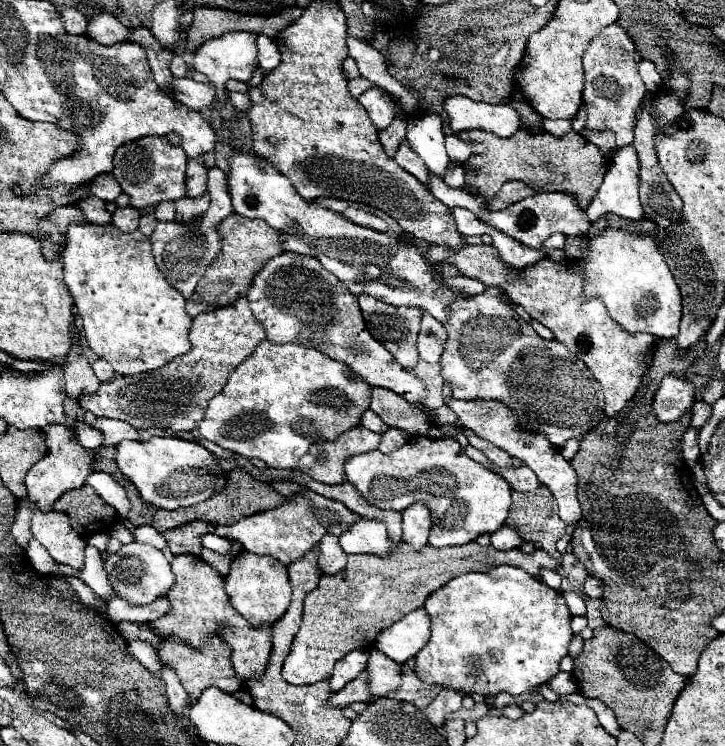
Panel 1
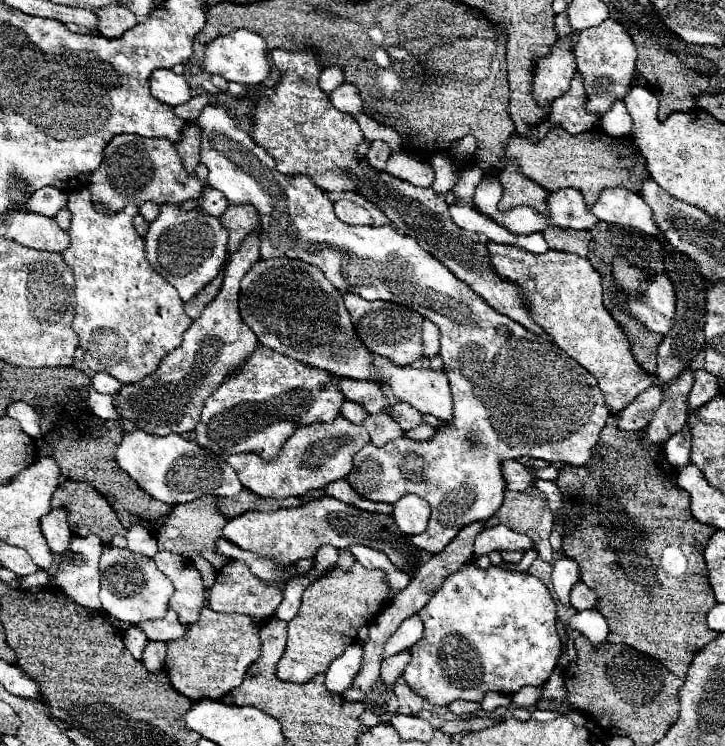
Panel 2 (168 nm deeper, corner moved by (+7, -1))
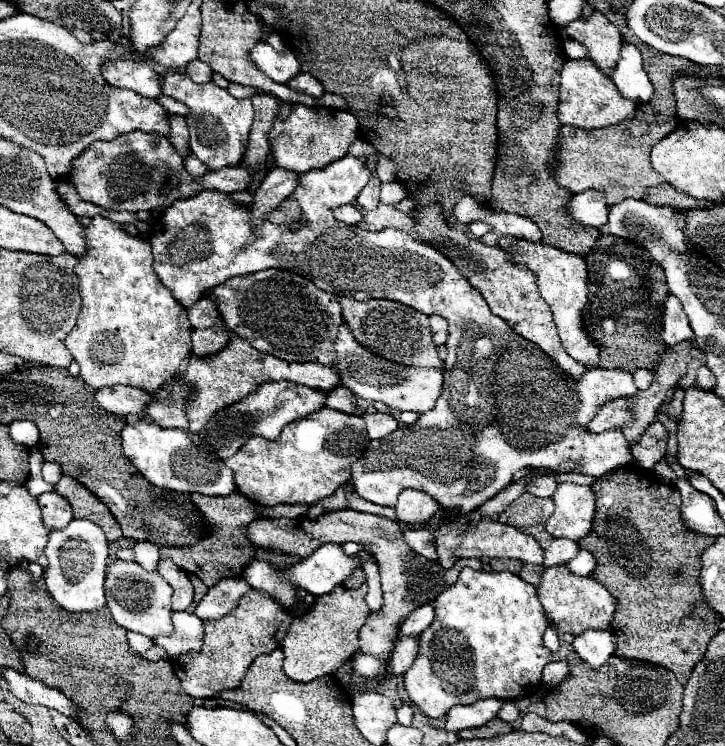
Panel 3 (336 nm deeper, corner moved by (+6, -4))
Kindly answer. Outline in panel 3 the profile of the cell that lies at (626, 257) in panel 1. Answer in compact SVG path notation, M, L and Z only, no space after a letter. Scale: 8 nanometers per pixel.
M668 296L664 304L664 342L666 346L676 346L680 342L692 344L692 328L688 316L682 310L682 304L676 296Z

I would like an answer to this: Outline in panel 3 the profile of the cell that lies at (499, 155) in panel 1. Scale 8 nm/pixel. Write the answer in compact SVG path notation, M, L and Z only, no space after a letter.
M638 104L632 120L624 120L624 124L582 130L572 126L562 126L560 130L560 160L554 164L554 178L560 186L570 192L584 190L602 190L606 194L608 206L614 206L626 198L644 198L648 188L660 186L666 180L652 168L650 150L652 146L674 132L678 120L666 120L664 124L656 124L656 116L650 104Z

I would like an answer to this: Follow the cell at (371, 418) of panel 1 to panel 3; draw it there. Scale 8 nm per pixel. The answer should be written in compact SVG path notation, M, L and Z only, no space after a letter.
M336 386L336 388L326 392L326 406L334 408L334 410L340 410L340 412L346 412L346 414L356 414L354 412L356 398L344 386Z

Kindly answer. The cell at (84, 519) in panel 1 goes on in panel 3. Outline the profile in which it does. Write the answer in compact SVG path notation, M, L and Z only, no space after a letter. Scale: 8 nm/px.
M62 476L54 488L60 496L64 496L72 504L74 518L92 520L106 532L106 538L110 542L122 538L120 526L116 524L114 516L108 512L108 508L104 508L104 504L100 504L100 500L96 500L96 496L92 496L92 492L88 492L88 488L84 488L70 476Z

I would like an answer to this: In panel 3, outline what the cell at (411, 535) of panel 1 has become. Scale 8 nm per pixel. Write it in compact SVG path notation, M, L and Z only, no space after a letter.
M412 488L402 490L396 504L396 516L400 522L426 522L438 510L440 504L434 498Z

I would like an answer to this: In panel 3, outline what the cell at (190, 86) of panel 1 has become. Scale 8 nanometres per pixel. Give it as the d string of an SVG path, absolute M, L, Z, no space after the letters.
M104 60L102 76L112 88L130 88L146 98L158 98L160 90L160 74L148 68L146 62L138 60Z

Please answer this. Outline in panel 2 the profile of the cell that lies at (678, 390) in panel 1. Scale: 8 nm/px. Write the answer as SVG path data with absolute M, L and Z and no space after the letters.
M651 385L649 389L645 389L643 393L639 393L639 397L635 397L621 411L617 427L619 429L627 429L627 431L643 429L651 421L651 417L655 415L655 411L659 409L661 403L663 403L663 387Z

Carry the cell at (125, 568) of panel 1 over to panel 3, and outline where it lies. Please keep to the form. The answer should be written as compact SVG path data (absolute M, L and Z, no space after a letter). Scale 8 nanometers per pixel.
M112 558L112 564L106 574L104 582L106 590L106 604L112 612L112 618L118 626L140 632L154 640L156 636L172 636L172 608L170 608L170 598L172 598L172 588L168 582L158 572L146 572L140 564L136 562L124 562L118 558Z

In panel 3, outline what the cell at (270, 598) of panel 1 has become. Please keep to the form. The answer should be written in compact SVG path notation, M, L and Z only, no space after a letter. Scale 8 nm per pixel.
M224 578L220 584L208 588L208 594L202 598L202 602L196 606L194 614L202 620L216 620L226 616L230 610L236 608L238 600L250 590L250 584L246 584L244 578Z

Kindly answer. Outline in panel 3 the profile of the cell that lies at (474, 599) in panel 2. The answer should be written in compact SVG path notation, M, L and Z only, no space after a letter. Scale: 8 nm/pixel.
M462 568L458 582L454 586L450 586L448 590L440 592L440 596L434 600L434 622L420 634L420 654L414 660L414 664L410 666L410 670L404 674L404 688L410 696L410 700L428 716L428 718L442 718L452 706L456 704L474 704L482 698L502 698L502 700L516 700L516 698L526 698L532 696L540 682L542 682L542 670L548 662L552 662L552 652L548 648L542 646L542 634L548 628L548 620L544 614L544 608L540 604L540 600L536 598L536 588L528 582L524 582L520 576L512 574L512 572L482 572L482 570L472 570L472 568Z

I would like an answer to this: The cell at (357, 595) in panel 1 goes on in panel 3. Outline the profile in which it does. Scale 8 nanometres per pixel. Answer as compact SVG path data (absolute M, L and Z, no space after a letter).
M362 584L358 590L346 590L342 586L334 588L330 594L318 598L316 606L296 616L288 636L282 642L284 652L284 672L296 682L310 682L324 674L334 674L340 664L344 664L358 650L358 632L364 626L370 608L364 602L368 584Z

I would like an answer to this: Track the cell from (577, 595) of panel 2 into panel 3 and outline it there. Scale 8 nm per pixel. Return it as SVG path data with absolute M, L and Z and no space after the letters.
M564 564L542 570L536 594L546 610L550 626L556 628L558 634L578 636L586 630L608 630L616 612L616 598L602 584L598 584L594 576L576 576L568 572L568 566Z

